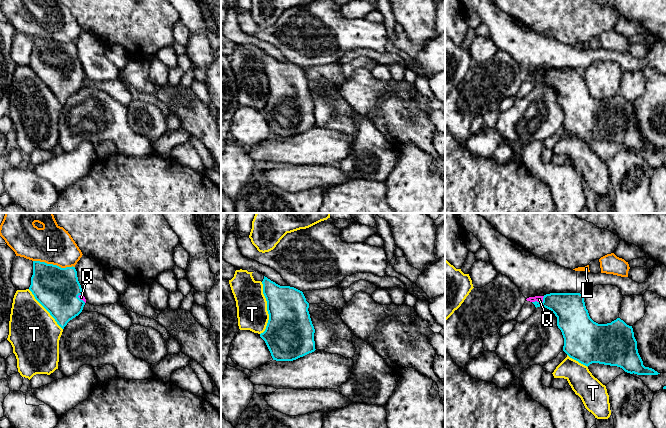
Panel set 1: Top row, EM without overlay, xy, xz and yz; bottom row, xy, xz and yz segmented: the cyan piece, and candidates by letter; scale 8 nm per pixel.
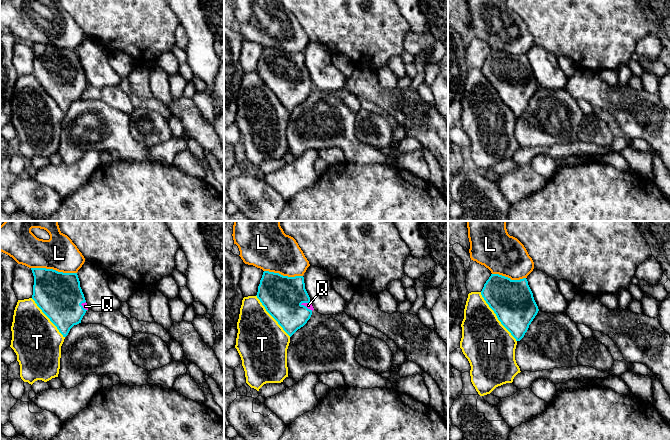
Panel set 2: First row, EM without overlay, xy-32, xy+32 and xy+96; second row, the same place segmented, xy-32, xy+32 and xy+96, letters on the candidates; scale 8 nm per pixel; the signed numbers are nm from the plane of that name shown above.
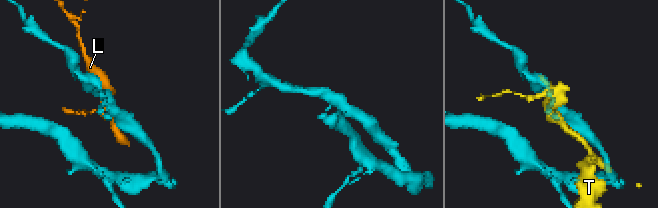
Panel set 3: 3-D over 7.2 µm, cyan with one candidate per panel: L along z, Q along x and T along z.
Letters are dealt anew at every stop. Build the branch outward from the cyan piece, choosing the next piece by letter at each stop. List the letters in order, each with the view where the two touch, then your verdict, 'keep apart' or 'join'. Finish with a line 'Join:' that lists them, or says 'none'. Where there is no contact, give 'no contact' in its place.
L: xy | keep apart
Q: yz | join
T: xz | keep apart
Join: Q

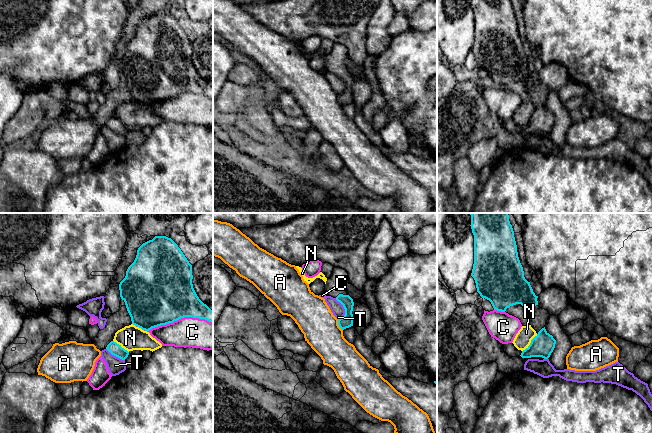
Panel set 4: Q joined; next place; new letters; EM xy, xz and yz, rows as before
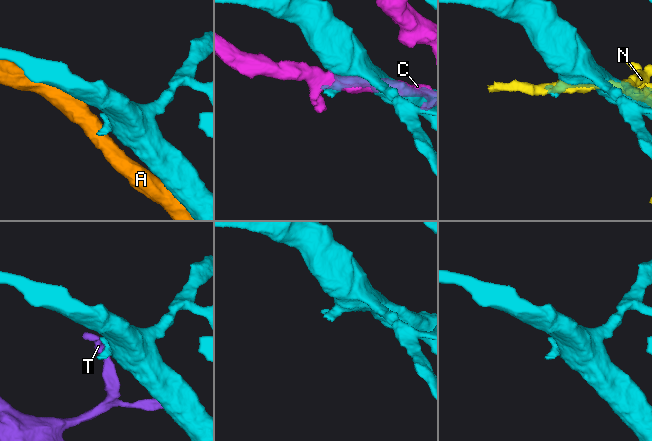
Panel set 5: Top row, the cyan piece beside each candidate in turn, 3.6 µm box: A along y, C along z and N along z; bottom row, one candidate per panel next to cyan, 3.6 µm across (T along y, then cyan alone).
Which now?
A: xz | keep apart
C: xy | keep apart
N: yz | keep apart
T: xz | keep apart
Join: none

